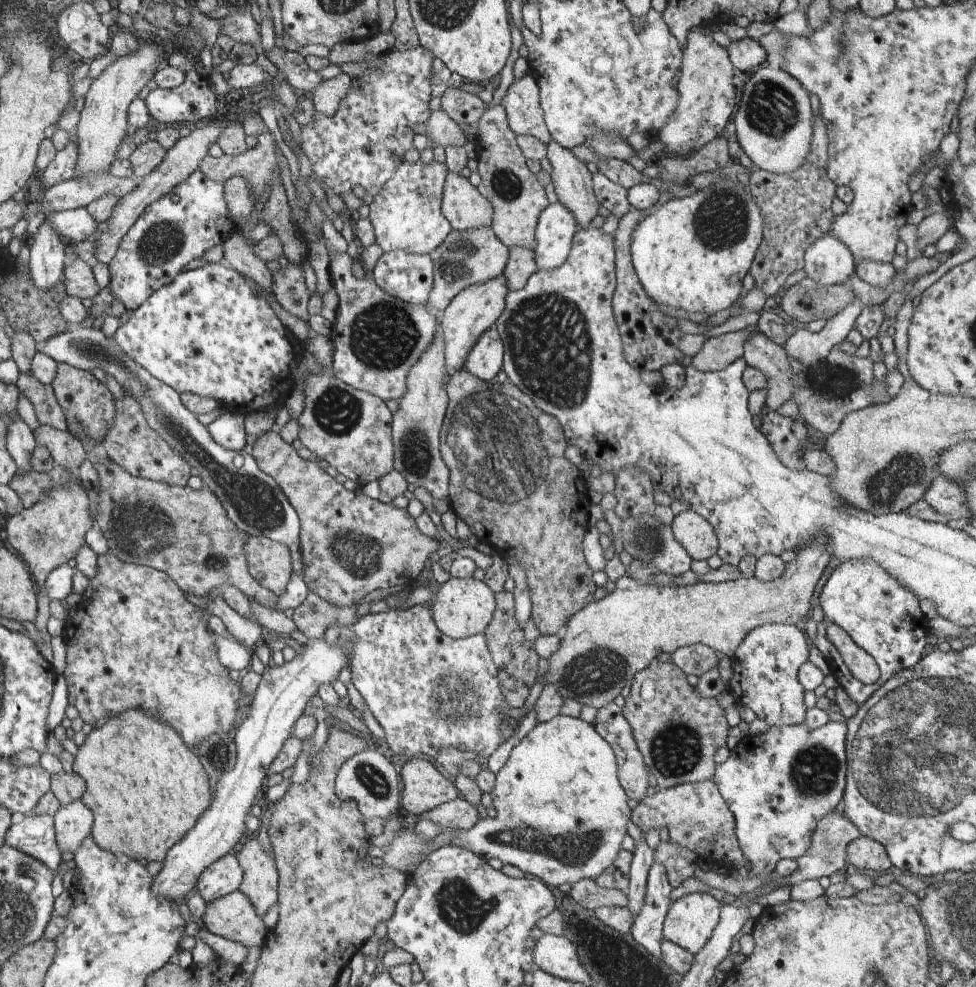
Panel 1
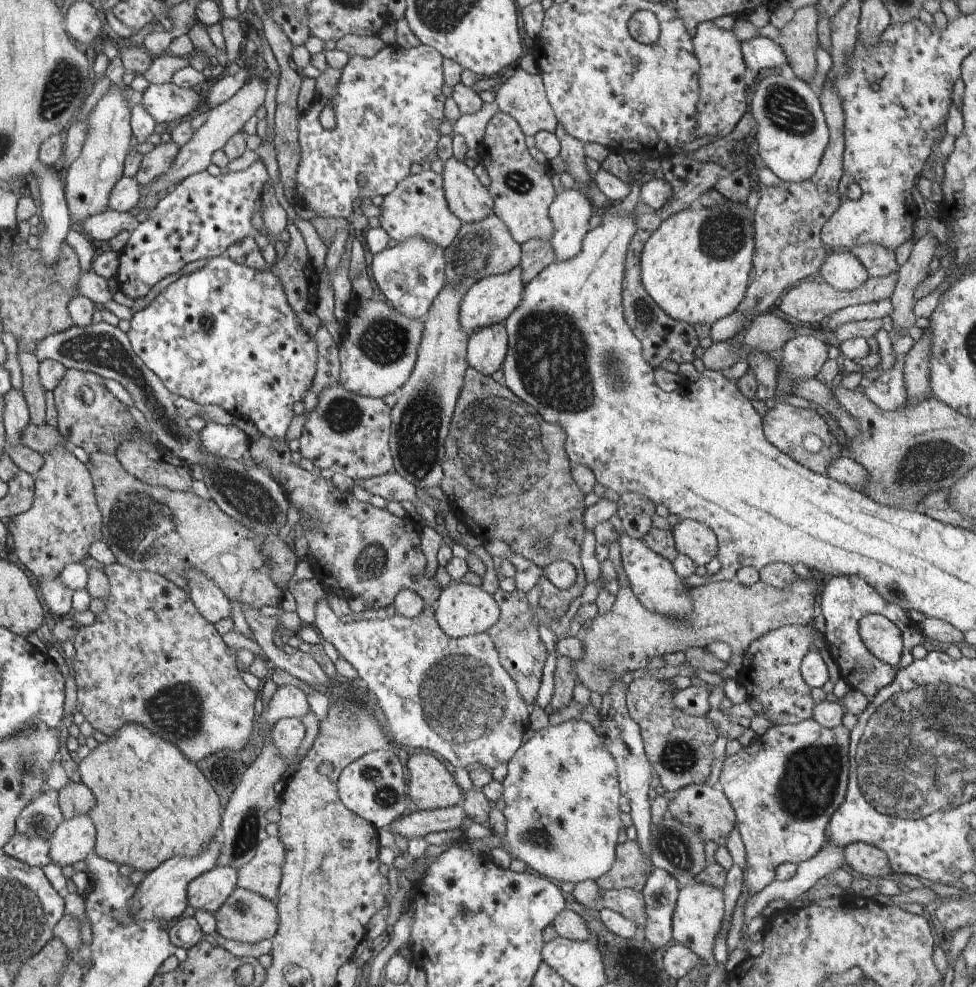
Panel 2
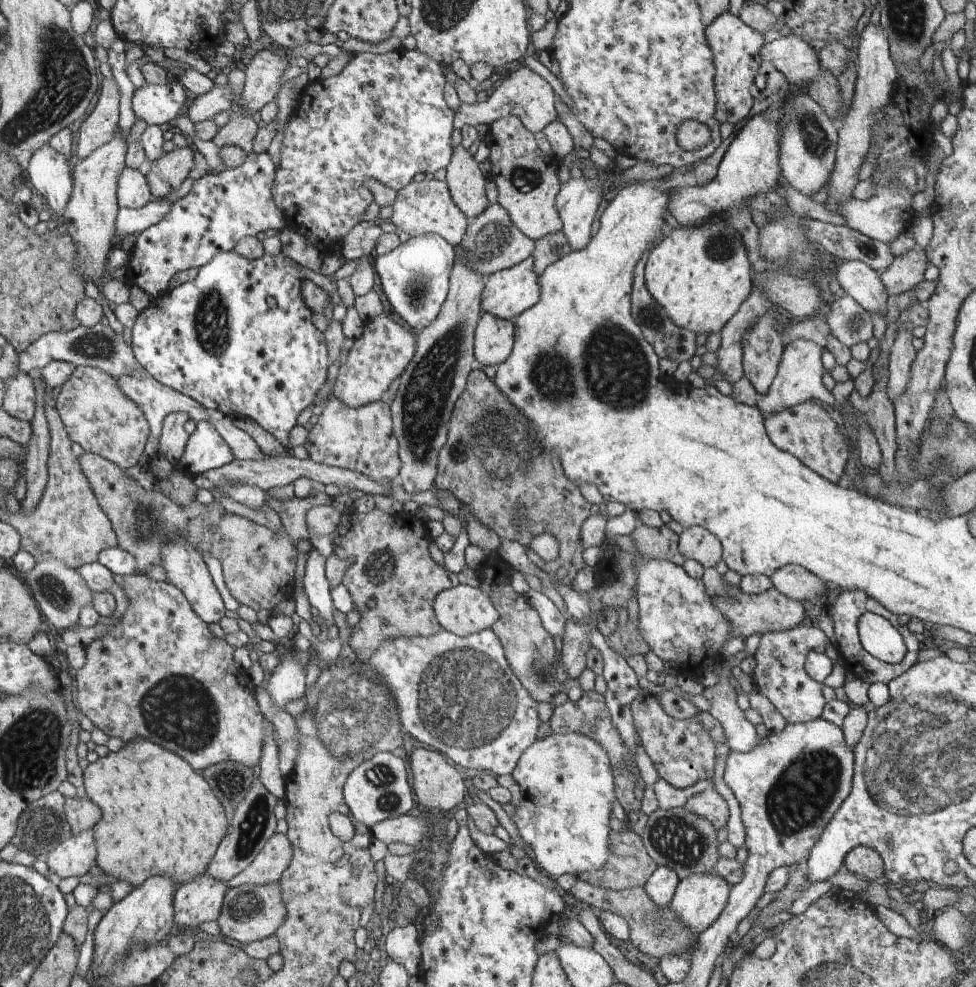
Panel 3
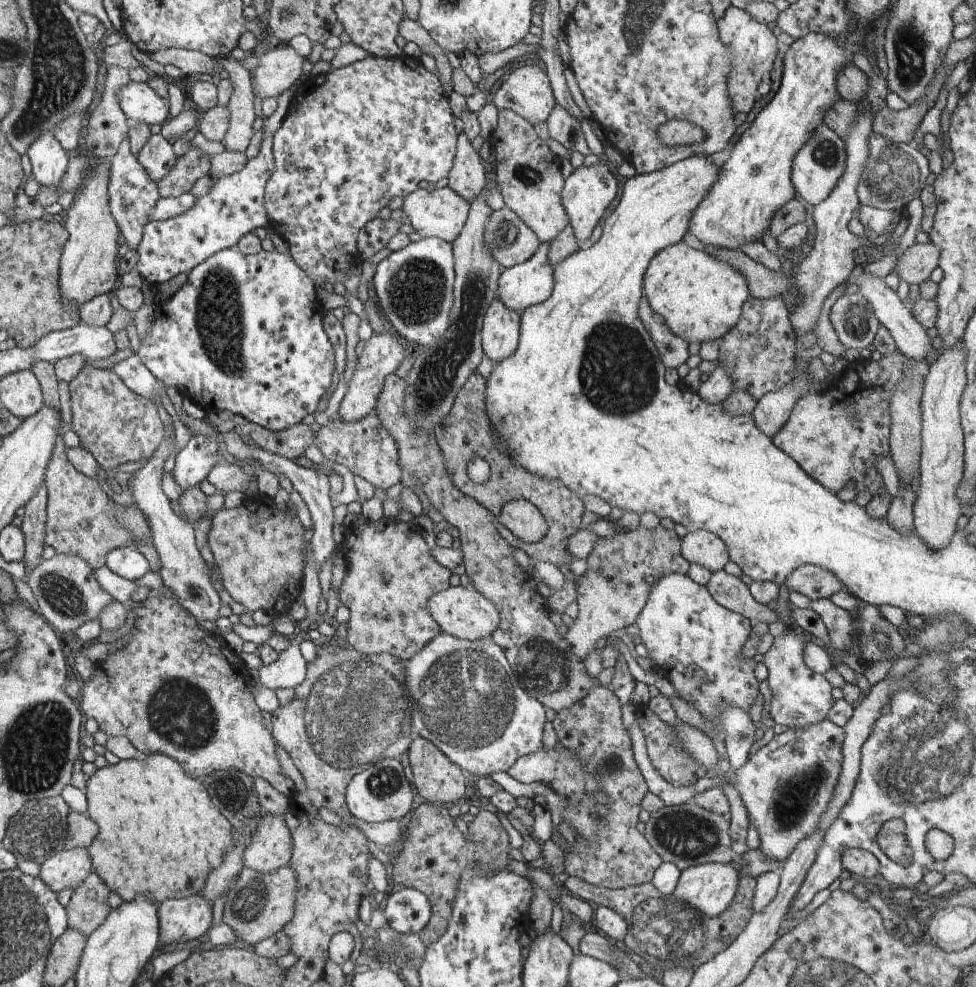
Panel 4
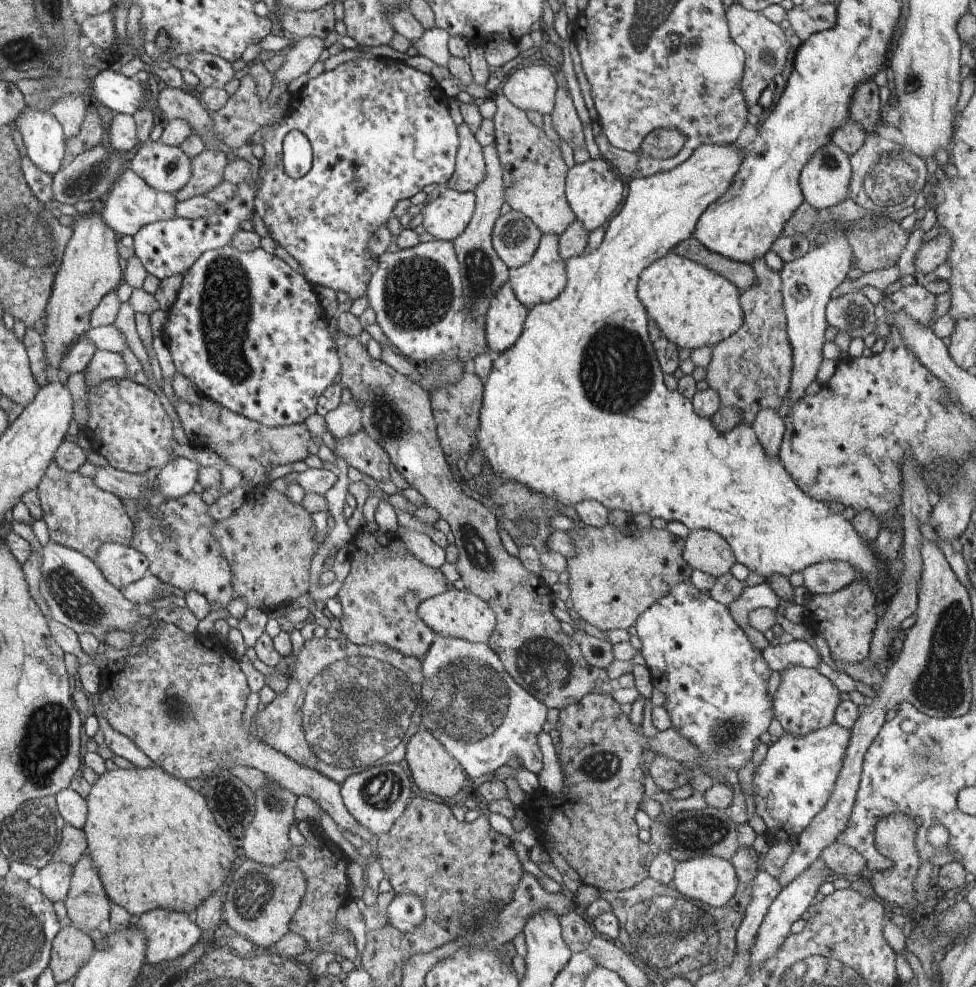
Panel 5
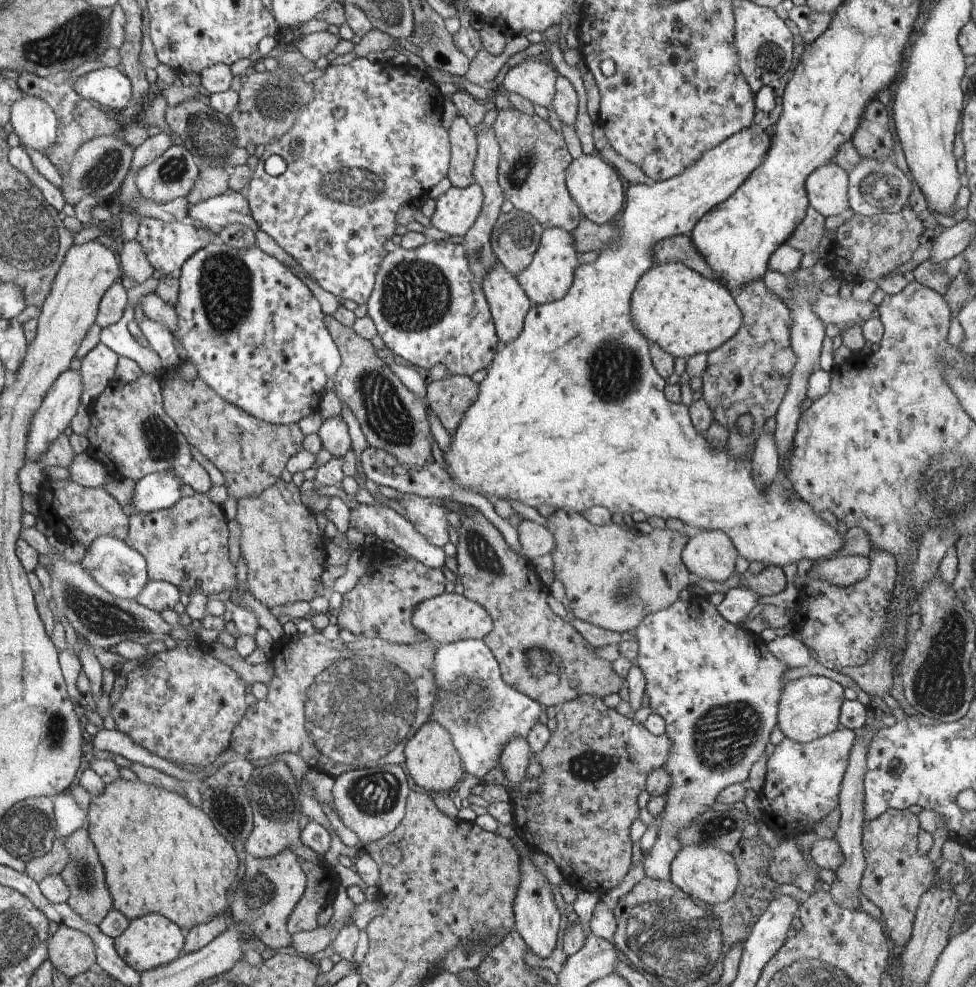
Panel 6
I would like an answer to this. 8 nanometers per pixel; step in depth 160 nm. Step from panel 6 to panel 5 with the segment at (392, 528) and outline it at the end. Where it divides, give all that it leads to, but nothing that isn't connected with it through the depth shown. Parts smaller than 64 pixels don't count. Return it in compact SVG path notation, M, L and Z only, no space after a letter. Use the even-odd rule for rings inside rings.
M397 524L394 535L406 544L407 550L423 564L438 569L444 562L444 549L431 542L425 533L406 531Z

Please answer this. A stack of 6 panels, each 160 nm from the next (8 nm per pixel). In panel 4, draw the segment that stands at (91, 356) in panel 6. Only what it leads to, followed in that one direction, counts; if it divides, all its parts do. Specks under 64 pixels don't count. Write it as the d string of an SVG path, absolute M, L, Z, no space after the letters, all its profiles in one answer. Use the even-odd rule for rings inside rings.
M132 354L124 360L115 362L108 366L127 387L138 395L150 398L152 401L160 404L159 386L156 378L143 366L141 359L137 354Z

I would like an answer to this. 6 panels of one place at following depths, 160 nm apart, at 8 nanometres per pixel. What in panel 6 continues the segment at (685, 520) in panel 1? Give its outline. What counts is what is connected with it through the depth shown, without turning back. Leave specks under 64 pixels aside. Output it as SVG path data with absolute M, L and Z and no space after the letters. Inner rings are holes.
M722 530L700 531L682 548L681 562L691 577L723 583L734 570L736 548Z

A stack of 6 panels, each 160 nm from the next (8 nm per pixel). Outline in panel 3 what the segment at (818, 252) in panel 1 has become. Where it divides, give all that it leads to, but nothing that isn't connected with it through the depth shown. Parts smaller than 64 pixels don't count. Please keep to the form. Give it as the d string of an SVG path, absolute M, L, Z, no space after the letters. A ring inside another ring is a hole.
M845 261L837 266L835 279L855 302L869 313L876 313L885 320L888 294L872 268L859 261Z

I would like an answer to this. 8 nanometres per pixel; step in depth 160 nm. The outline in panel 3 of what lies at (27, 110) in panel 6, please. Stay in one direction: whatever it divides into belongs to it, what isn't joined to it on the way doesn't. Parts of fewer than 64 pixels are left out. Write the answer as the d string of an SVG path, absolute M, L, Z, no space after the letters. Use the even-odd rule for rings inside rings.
M45 144L30 158L25 174L28 185L47 200L53 222L58 221L72 191L72 171L66 158Z

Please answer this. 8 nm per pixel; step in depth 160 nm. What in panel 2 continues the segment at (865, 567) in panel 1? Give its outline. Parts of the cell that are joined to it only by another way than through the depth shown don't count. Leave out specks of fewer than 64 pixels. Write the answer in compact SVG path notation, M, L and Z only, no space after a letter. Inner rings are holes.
M856 576L831 577L829 582L818 591L816 611L820 612L825 621L823 642L832 660L838 666L839 678L859 690L867 699L871 698L880 688L887 686L895 676L896 670L877 660L861 642L858 635L858 622L861 617L878 614L888 618L900 630L902 651L898 668L911 664L911 648L923 644L923 634L917 629L917 624L907 617L907 612L895 603L884 601L872 586Z

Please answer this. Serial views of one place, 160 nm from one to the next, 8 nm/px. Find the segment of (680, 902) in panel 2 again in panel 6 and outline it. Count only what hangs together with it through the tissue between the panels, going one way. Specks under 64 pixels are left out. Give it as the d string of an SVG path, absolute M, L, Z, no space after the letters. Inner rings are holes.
M692 844L681 847L670 864L670 881L688 897L706 905L724 903L732 897L738 885L737 861L730 853L710 844Z

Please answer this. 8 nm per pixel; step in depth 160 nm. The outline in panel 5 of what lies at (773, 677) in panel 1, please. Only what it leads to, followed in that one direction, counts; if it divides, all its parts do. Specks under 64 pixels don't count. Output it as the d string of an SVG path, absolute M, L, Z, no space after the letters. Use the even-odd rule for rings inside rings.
M789 665L779 673L781 681L772 697L772 718L777 719L785 732L802 737L834 722L839 691L825 676L815 668L799 665Z

